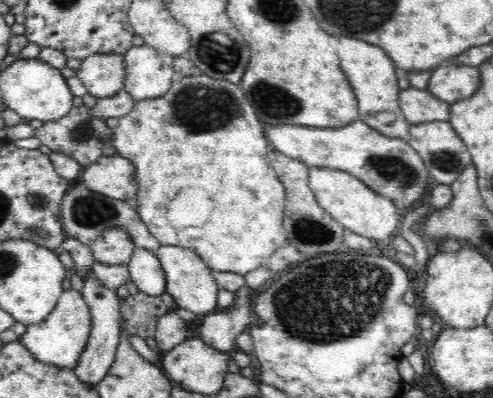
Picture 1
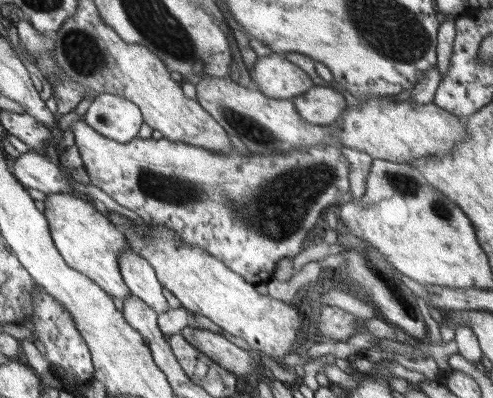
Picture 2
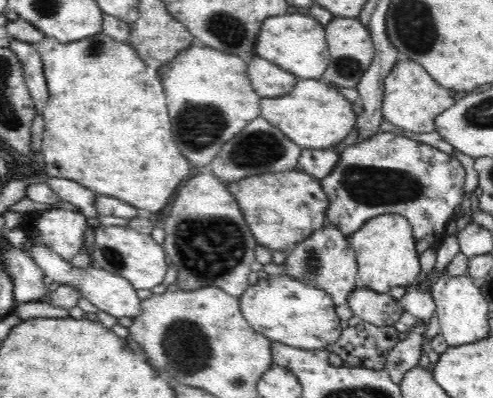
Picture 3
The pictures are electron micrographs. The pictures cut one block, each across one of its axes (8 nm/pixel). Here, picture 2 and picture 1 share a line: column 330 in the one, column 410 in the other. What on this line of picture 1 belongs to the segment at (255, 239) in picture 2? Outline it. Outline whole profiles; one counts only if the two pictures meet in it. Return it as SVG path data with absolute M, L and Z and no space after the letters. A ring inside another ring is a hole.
M362 120L354 124L346 124L342 128L306 128L296 124L270 124L266 126L270 148L284 154L286 158L294 158L304 162L308 168L332 168L348 172L360 178L368 188L376 190L392 200L396 208L408 208L418 202L428 184L428 168L424 160L410 148L410 142L400 138L390 138L380 134L376 128L364 124Z

